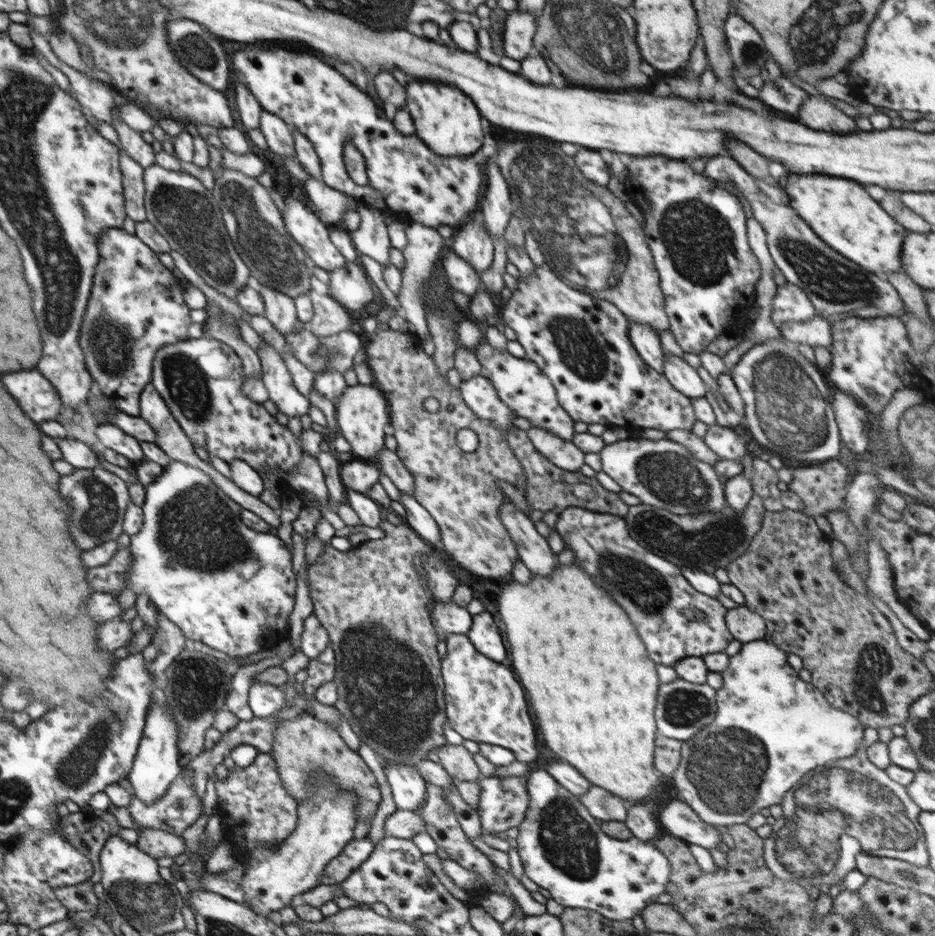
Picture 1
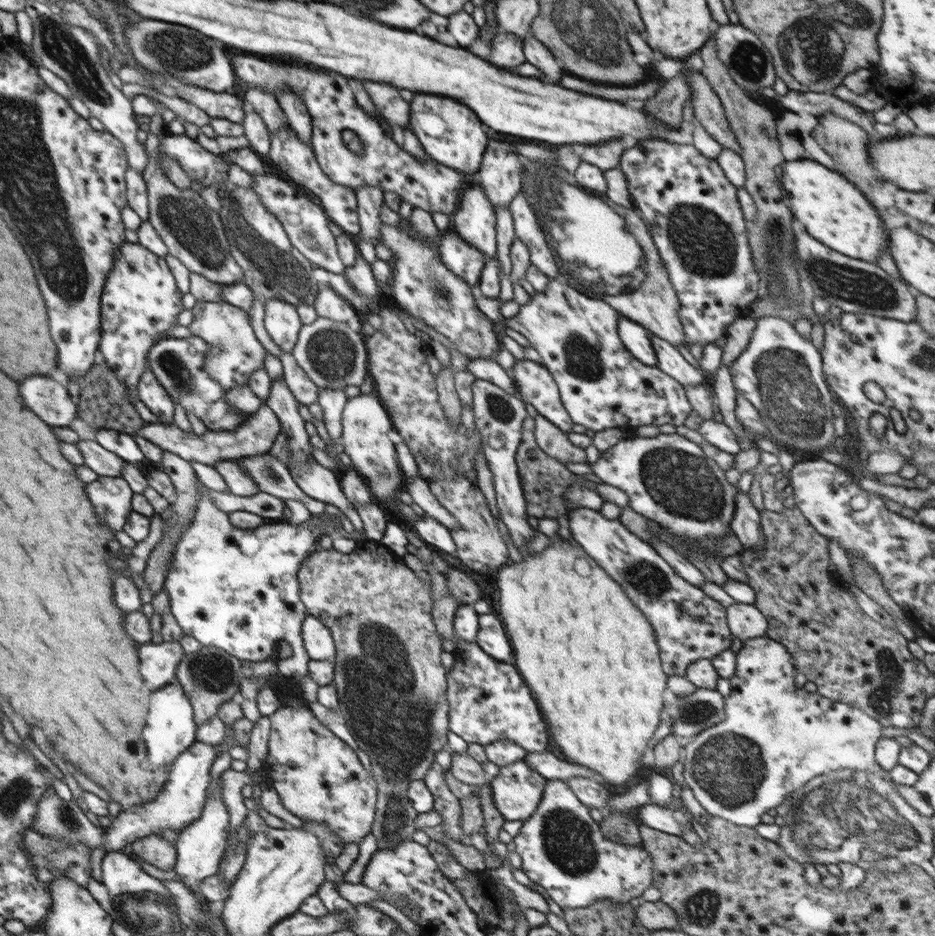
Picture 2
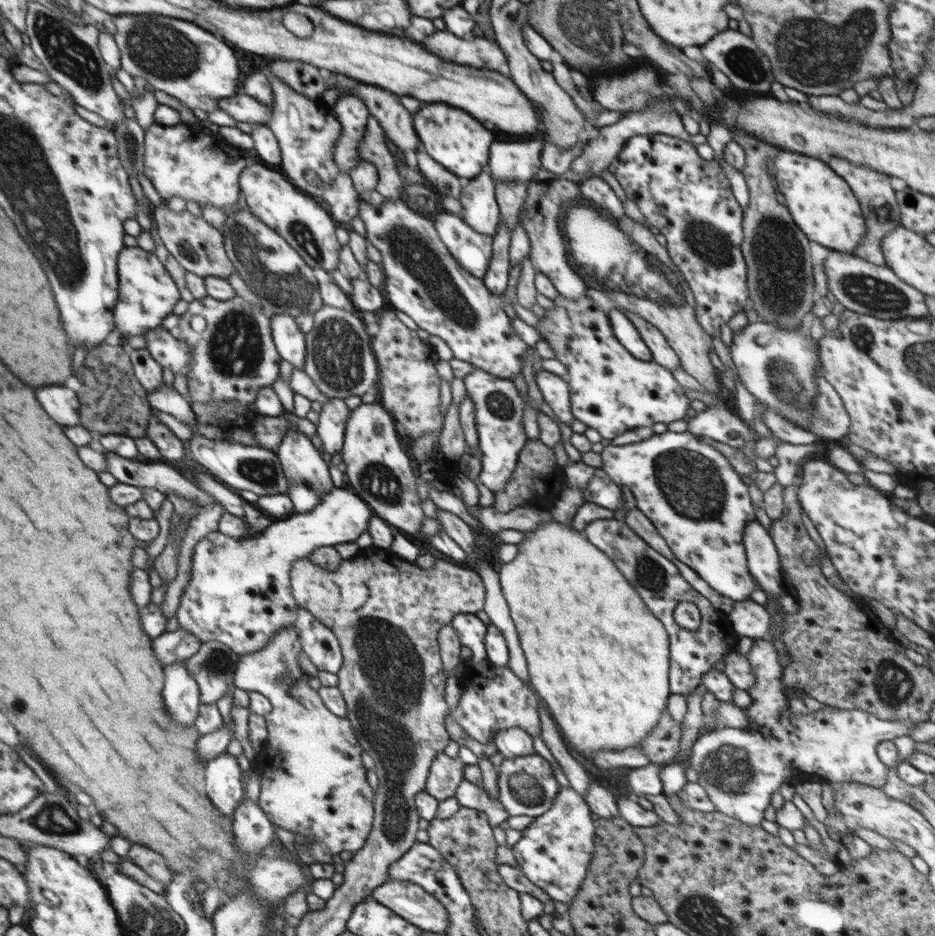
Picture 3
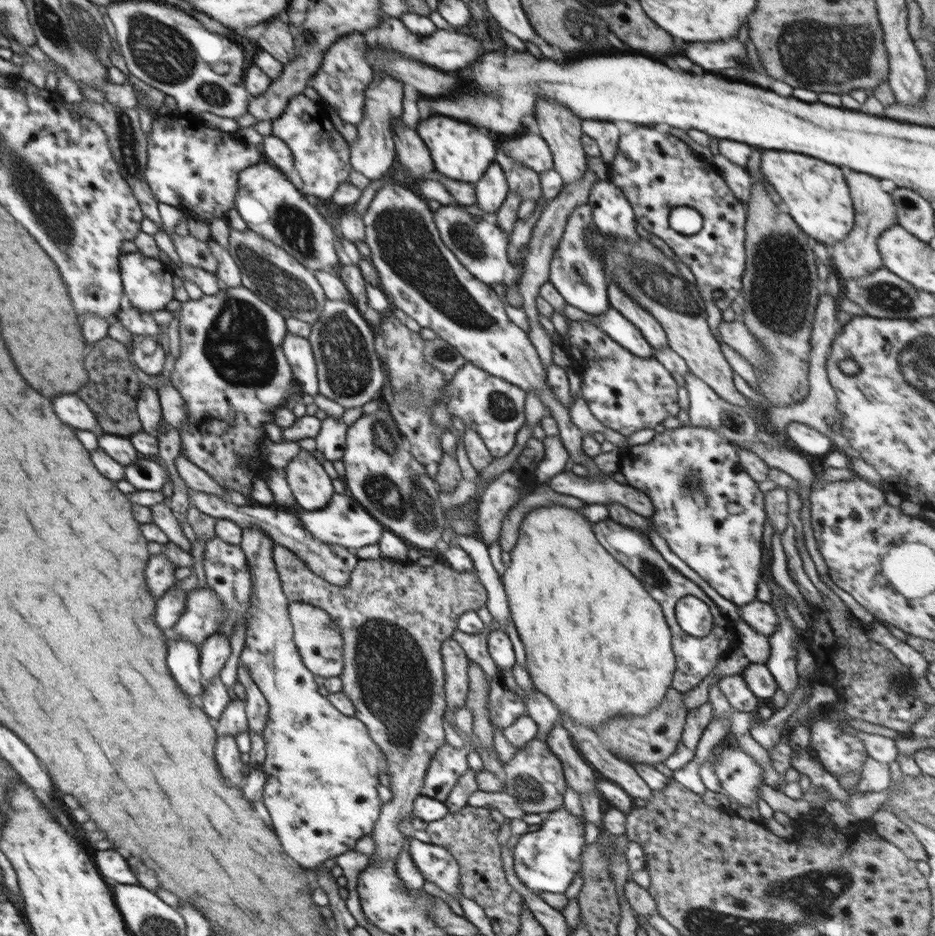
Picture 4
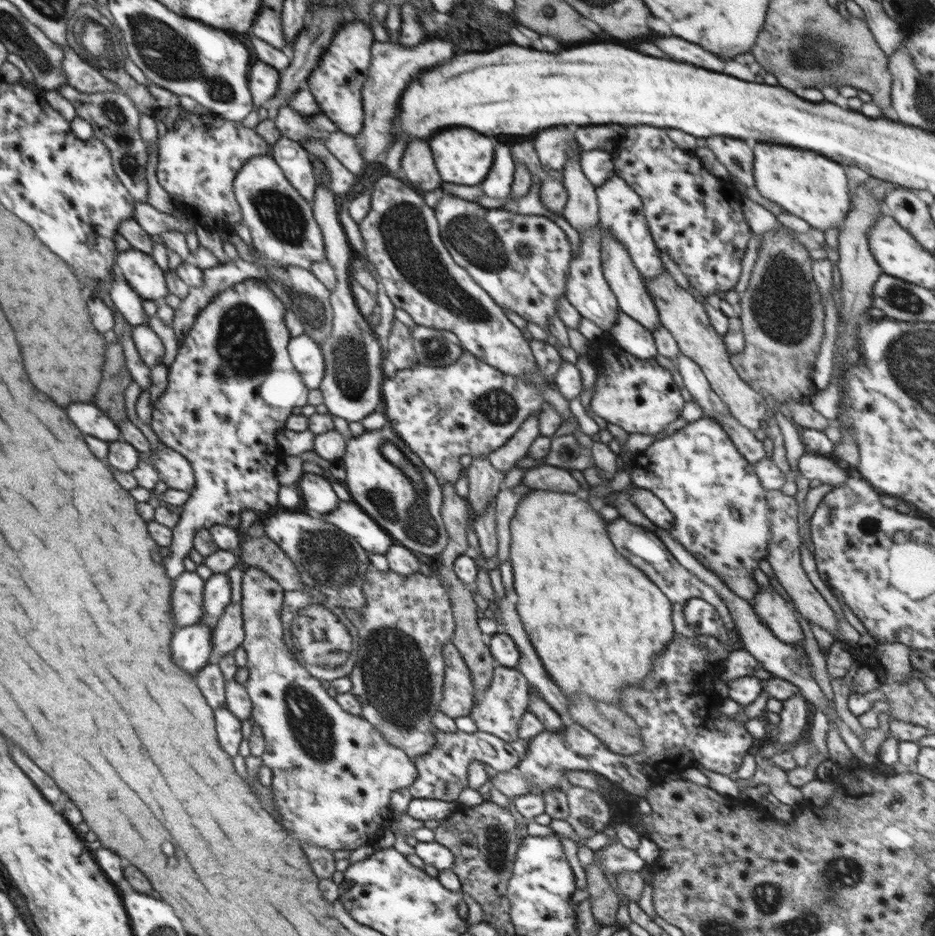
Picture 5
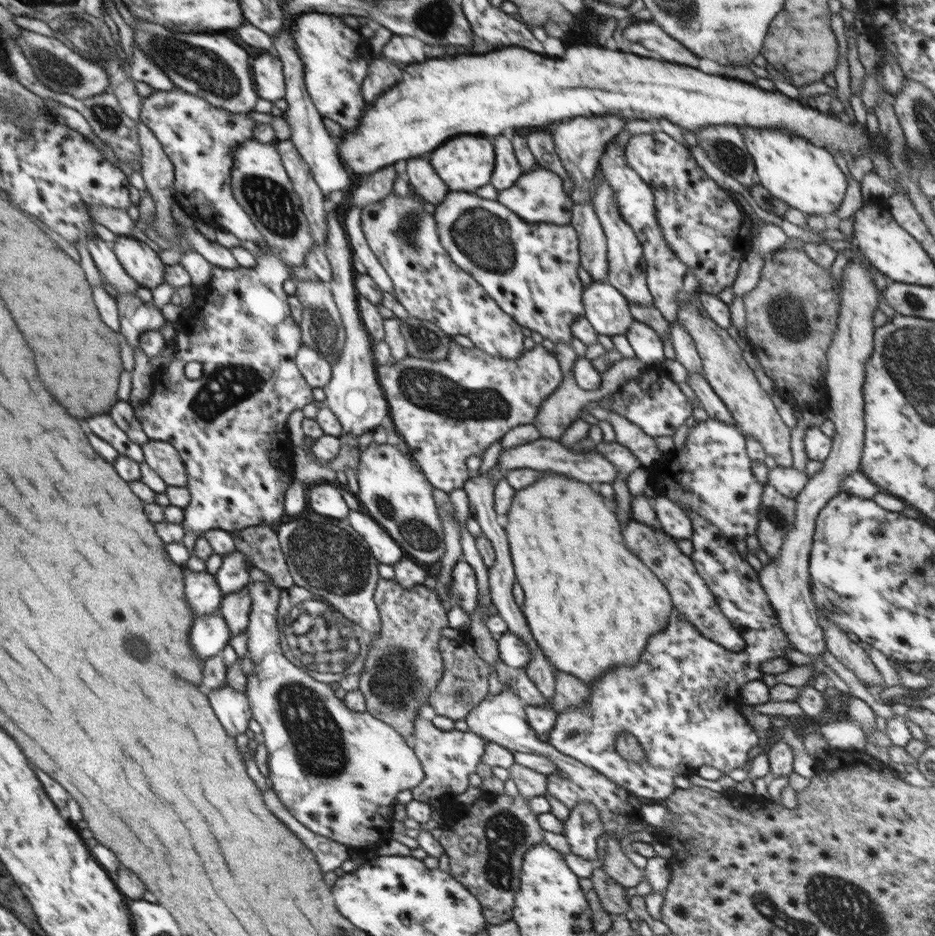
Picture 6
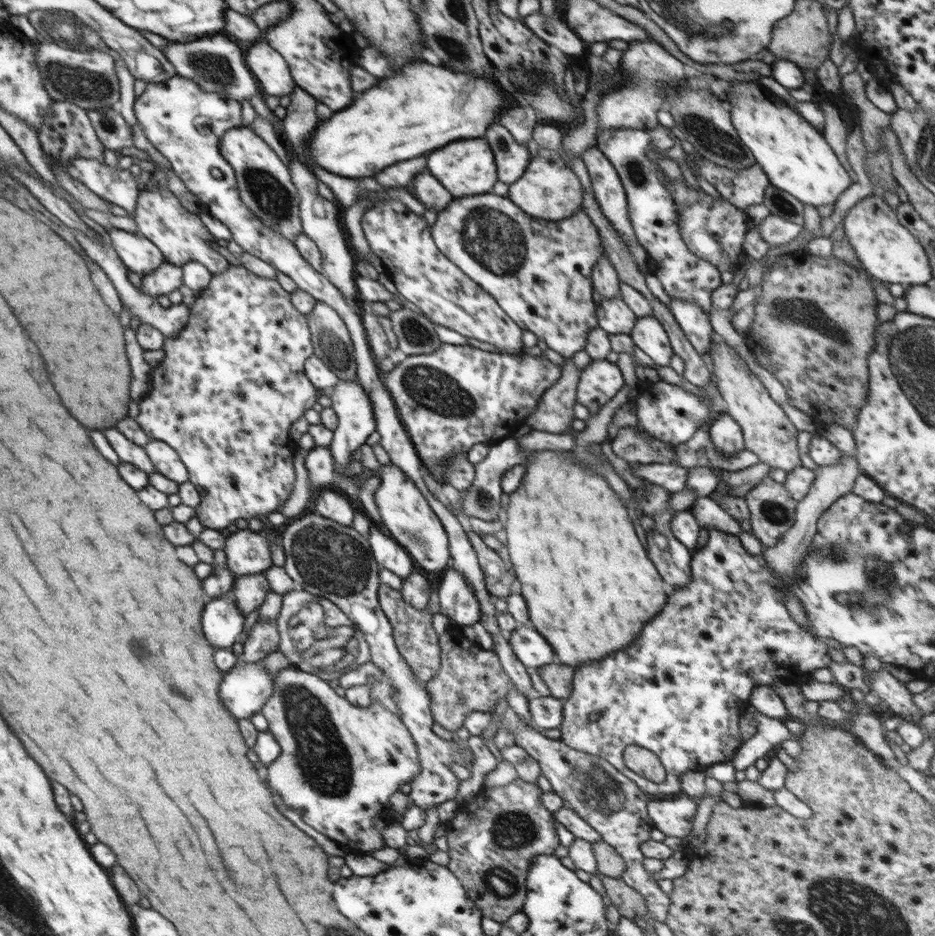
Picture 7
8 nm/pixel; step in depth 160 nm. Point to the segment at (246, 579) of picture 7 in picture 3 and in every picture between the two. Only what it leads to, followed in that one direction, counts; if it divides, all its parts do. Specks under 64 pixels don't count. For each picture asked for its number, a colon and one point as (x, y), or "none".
3: (213, 667)
4: (214, 651)
5: (227, 634)
6: (235, 607)

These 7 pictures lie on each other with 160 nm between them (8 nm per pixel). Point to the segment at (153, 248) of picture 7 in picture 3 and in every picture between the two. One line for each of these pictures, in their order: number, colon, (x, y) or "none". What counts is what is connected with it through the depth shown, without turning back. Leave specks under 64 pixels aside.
3: (147, 293)
4: (149, 286)
5: (142, 273)
6: (139, 260)

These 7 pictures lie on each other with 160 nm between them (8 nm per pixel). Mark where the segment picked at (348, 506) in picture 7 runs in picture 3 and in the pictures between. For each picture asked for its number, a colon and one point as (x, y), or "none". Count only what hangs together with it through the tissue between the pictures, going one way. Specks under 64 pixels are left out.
3: (309, 480)
4: (312, 487)
5: (316, 491)
6: (326, 500)

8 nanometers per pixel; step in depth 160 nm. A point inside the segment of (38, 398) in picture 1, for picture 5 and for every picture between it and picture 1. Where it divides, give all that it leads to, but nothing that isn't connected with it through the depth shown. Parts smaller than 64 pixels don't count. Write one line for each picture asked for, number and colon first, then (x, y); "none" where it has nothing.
2: (49, 399)
3: (61, 403)
4: (70, 408)
5: (88, 418)

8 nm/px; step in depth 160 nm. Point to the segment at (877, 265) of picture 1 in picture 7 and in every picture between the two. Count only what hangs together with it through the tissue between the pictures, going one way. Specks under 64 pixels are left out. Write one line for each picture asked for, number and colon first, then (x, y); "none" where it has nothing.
2: (833, 211)
3: (820, 202)
4: (814, 193)
5: (808, 185)
6: (805, 177)
7: (795, 157)

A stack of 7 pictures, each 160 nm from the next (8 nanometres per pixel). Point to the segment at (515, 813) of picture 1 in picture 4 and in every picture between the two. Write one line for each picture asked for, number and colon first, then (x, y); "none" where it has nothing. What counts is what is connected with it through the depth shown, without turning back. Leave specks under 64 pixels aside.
2: (517, 790)
3: (527, 787)
4: (535, 776)

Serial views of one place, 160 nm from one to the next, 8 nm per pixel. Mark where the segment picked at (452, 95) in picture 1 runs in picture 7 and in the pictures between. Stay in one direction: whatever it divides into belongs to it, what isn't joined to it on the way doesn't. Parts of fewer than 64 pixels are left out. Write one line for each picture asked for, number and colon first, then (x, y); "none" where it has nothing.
2: (451, 134)
3: (454, 139)
4: (461, 152)
5: (462, 156)
6: (466, 163)
7: (467, 167)

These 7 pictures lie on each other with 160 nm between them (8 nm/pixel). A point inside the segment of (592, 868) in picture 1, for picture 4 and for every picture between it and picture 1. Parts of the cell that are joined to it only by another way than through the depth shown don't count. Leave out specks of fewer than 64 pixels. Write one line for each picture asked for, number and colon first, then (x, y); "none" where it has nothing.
2: (562, 848)
3: (554, 852)
4: (547, 860)

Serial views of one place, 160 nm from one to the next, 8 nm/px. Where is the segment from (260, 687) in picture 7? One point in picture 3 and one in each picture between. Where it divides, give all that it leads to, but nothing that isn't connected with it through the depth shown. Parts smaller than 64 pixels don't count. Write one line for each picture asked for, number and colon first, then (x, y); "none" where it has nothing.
3: (223, 773)
4: (227, 754)
5: (227, 724)
6: (232, 707)

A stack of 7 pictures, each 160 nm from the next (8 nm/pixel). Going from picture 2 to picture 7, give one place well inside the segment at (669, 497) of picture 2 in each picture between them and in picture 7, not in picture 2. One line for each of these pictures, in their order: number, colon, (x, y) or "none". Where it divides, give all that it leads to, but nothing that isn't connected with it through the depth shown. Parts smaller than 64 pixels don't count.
3: (691, 493)
4: (709, 510)
5: (721, 514)
6: (712, 475)
7: (726, 434)

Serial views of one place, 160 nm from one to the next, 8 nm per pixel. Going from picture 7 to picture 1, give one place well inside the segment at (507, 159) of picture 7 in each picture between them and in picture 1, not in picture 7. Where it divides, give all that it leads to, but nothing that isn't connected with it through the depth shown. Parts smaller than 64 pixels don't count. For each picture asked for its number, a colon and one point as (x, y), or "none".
1: (473, 242)
2: (475, 221)
3: (480, 210)
4: (491, 191)
5: (497, 184)
6: (507, 172)

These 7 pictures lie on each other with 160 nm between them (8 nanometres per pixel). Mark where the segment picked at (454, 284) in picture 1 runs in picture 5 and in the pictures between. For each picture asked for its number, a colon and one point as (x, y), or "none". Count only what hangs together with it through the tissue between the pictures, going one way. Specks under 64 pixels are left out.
2: (466, 261)
3: (473, 251)
4: (480, 245)
5: (485, 242)

